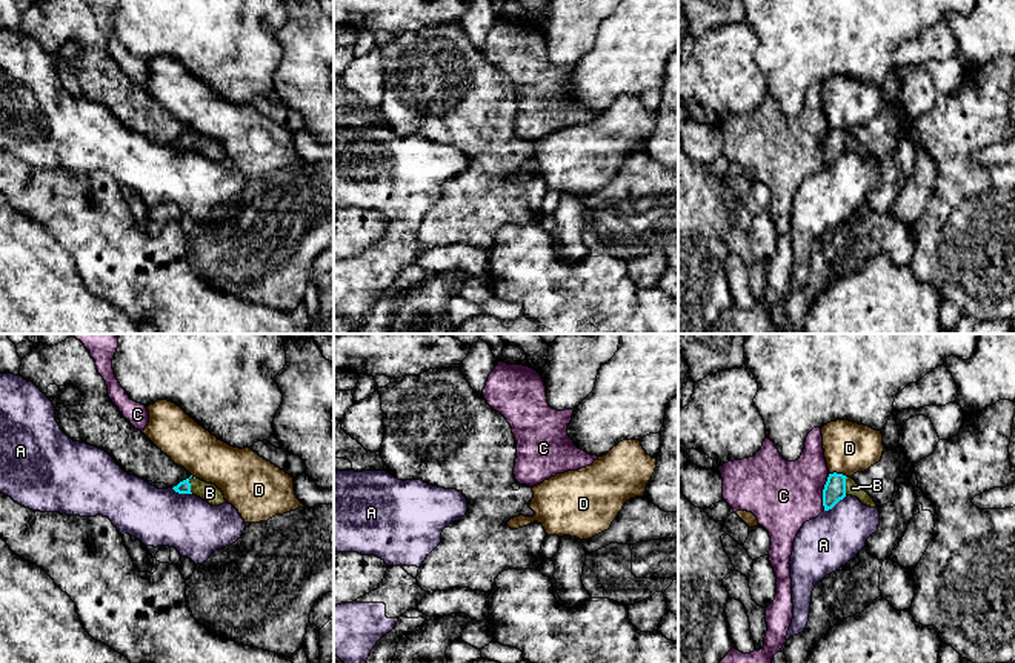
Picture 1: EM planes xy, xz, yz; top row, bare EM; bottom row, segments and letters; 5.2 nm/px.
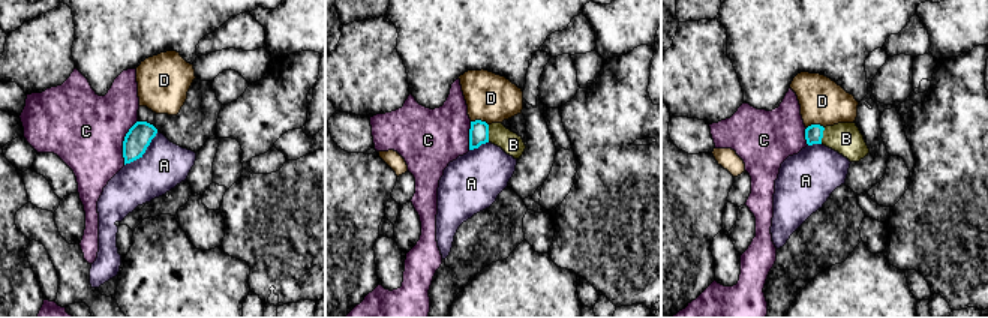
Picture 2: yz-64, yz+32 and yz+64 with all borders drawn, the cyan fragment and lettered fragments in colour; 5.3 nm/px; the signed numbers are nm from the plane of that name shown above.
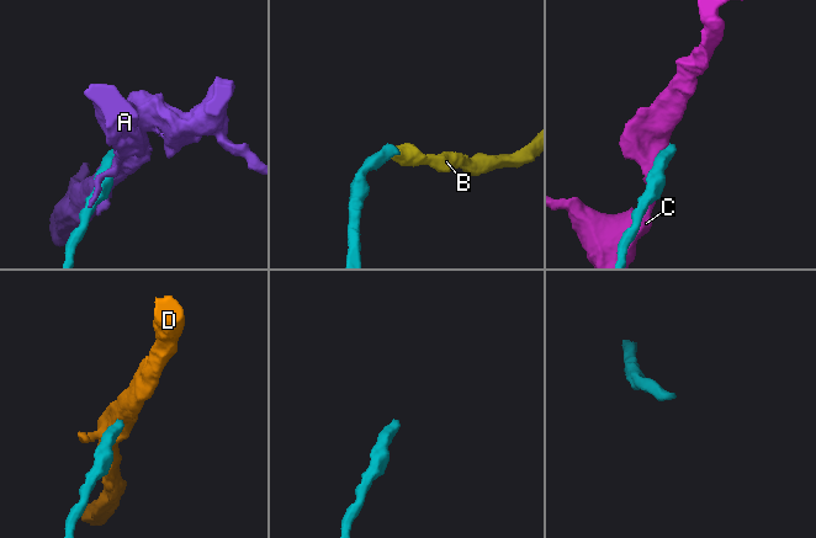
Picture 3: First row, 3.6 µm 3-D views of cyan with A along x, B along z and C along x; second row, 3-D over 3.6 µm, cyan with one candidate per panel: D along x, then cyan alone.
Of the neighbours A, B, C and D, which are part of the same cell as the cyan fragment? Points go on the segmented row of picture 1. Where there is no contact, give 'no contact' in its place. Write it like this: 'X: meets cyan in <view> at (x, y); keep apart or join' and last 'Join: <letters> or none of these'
A: meets cyan in yz at (835, 503); keep apart
B: meets cyan in xy at (189, 485); join
C: meets cyan in yz at (823, 493); keep apart
D: meets cyan in yz at (838, 474); keep apart
Join: B

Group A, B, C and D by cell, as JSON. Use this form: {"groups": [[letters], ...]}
{"groups": [["A"], ["B"], ["C"], ["D"]]}

